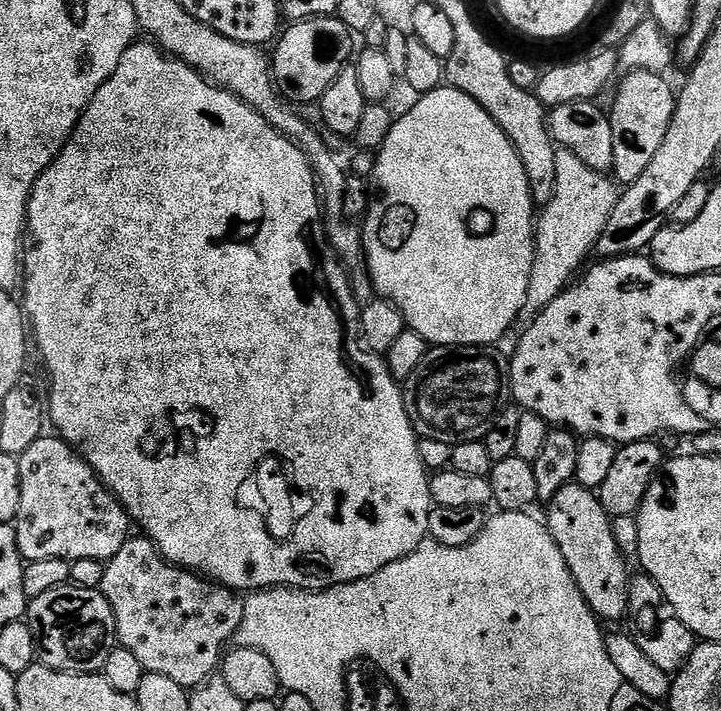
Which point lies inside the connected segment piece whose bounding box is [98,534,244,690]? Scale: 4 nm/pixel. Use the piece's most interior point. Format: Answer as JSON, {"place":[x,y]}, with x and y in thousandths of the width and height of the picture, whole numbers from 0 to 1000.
{"place":[245,876]}

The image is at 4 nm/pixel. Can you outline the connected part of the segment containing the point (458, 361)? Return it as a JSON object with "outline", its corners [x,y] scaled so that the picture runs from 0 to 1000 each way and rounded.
{"outline":[[[595,488],[591,504],[580,509],[574,526],[558,537],[563,582],[583,619],[601,619],[620,624],[639,624],[670,619],[671,612],[685,599],[691,582],[707,563],[707,512],[703,505],[692,506],[687,494],[675,488],[612,489]]]}

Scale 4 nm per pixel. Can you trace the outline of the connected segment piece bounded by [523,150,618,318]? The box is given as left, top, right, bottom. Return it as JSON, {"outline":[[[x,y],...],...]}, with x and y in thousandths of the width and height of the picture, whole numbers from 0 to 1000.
{"outline":[[[773,212],[768,273],[763,284],[753,288],[755,305],[743,309],[743,361],[735,380],[735,402],[730,408],[728,446],[742,447],[795,398],[796,390],[811,376],[810,364],[822,359],[829,335],[835,335],[835,323],[840,323],[840,312],[846,312],[846,301],[852,301],[856,280],[856,260],[839,243],[818,239],[802,217]]]}

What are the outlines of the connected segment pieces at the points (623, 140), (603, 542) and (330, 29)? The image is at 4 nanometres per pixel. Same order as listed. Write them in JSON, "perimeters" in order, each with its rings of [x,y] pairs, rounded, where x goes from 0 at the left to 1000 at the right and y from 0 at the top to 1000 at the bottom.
{"perimeters":[[[[877,101],[867,107],[871,108],[865,114],[859,114],[860,125],[849,141],[849,152],[846,150],[852,183],[852,228],[847,246],[861,260],[870,262],[890,250],[896,233],[902,233],[907,217],[913,217],[913,210],[918,207],[924,183],[929,183],[929,166],[935,166],[939,131],[913,101]]],[[[795,678],[779,684],[779,689],[759,705],[757,714],[763,751],[768,762],[774,762],[774,774],[779,774],[779,785],[785,785],[791,807],[796,807],[796,819],[802,819],[802,830],[807,830],[807,841],[813,841],[821,862],[838,875],[864,873],[871,864],[872,789],[860,776],[849,744],[850,727],[832,710],[831,696]]],[[[467,21],[437,23],[429,28],[401,32],[381,58],[383,75],[376,75],[374,79],[377,111],[384,125],[401,142],[412,141],[405,142],[412,148],[437,148],[449,136],[452,127],[469,110],[469,104],[490,83],[488,56],[491,46]]]]}

